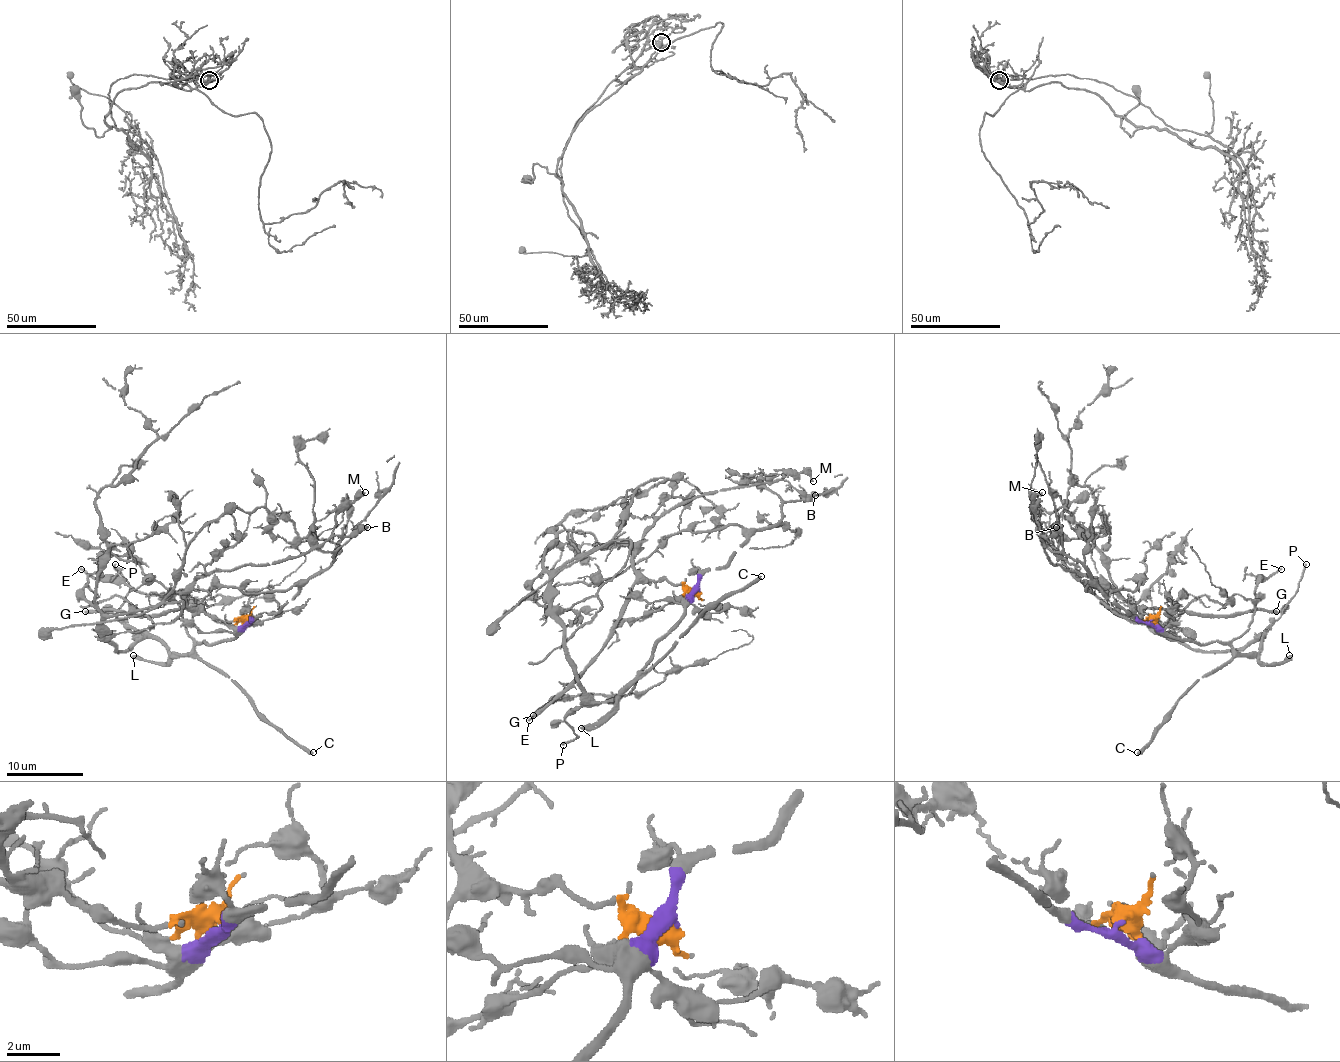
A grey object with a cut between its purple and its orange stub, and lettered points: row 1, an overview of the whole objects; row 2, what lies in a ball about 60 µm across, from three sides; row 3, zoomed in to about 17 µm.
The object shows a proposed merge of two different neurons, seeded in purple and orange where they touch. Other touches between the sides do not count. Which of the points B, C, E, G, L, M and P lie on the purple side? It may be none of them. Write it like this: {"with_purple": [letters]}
{"with_purple": ["C", "E", "L", "P"]}

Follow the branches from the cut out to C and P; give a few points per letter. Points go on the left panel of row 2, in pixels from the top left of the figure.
C: (250, 619), (232, 638), (209, 644), (200, 642), (194, 652), (231, 679), (261, 713), (313, 752)
P: (250, 619), (232, 638), (173, 654), (117, 617), (128, 582), (115, 563)

